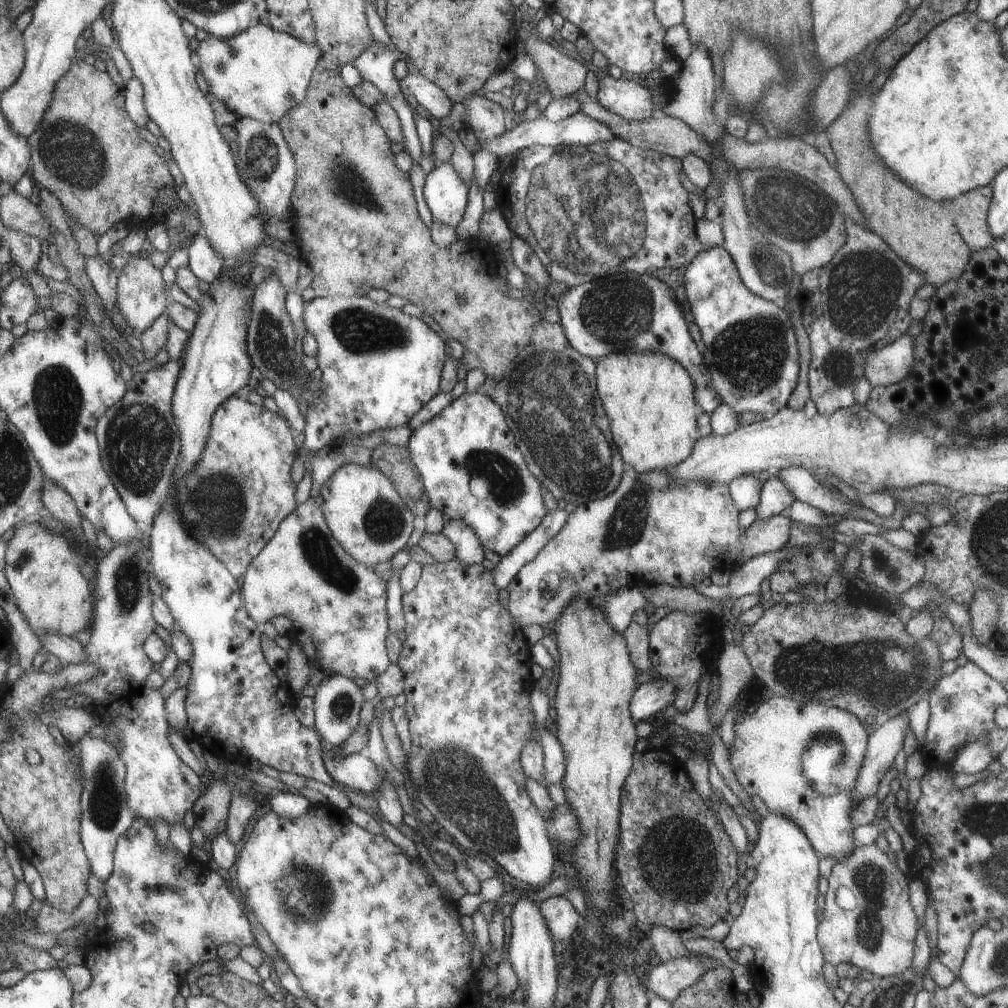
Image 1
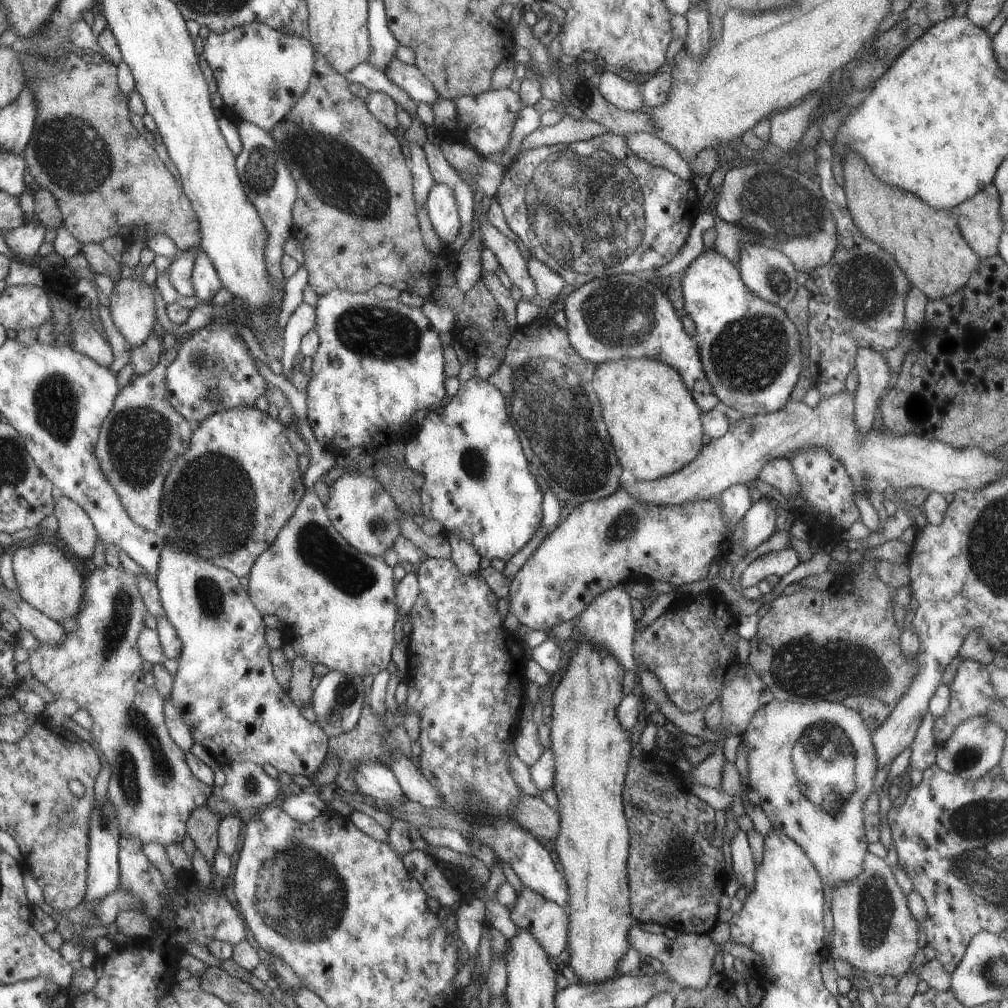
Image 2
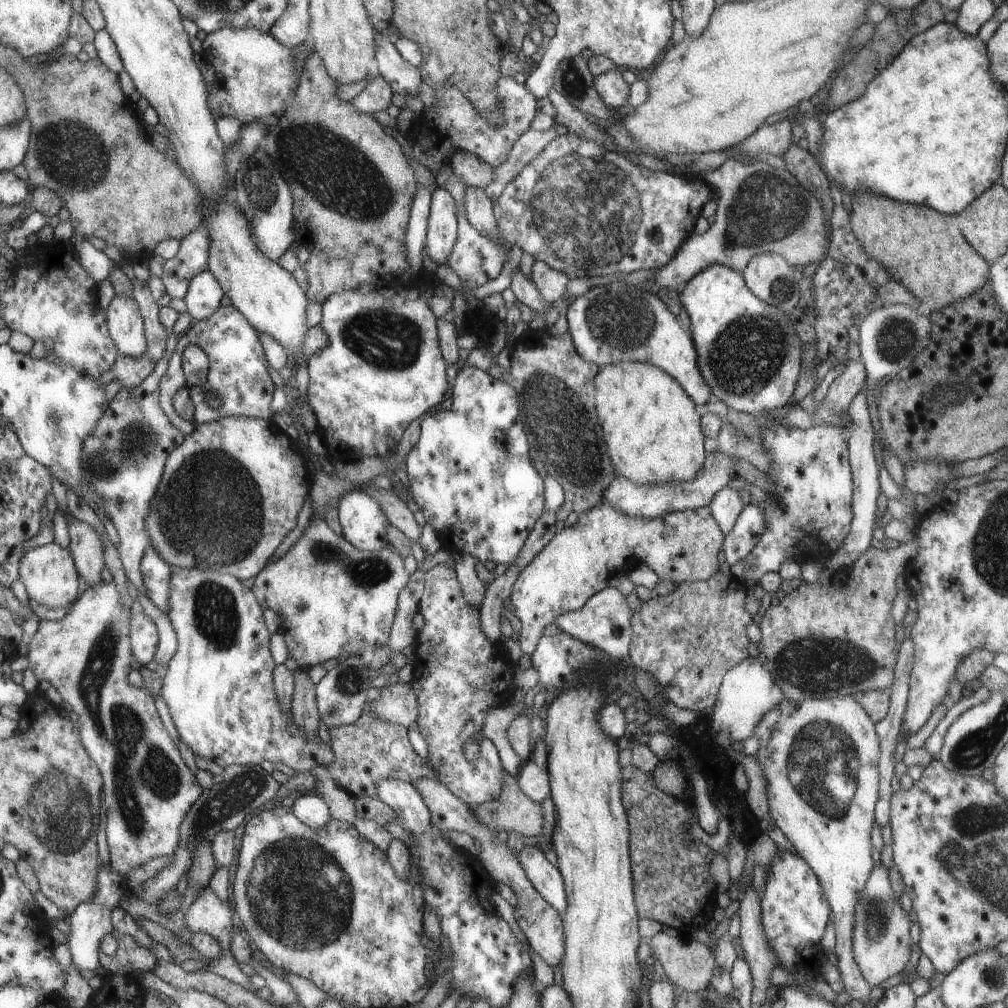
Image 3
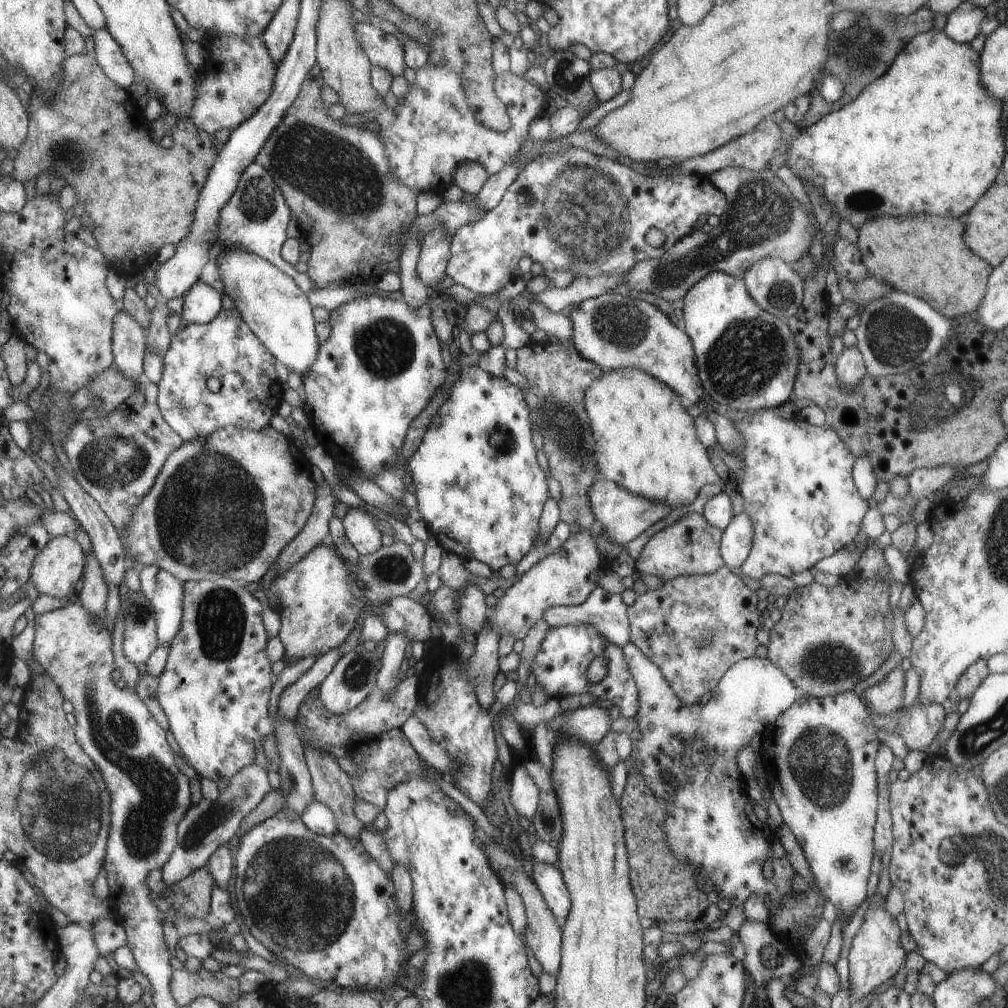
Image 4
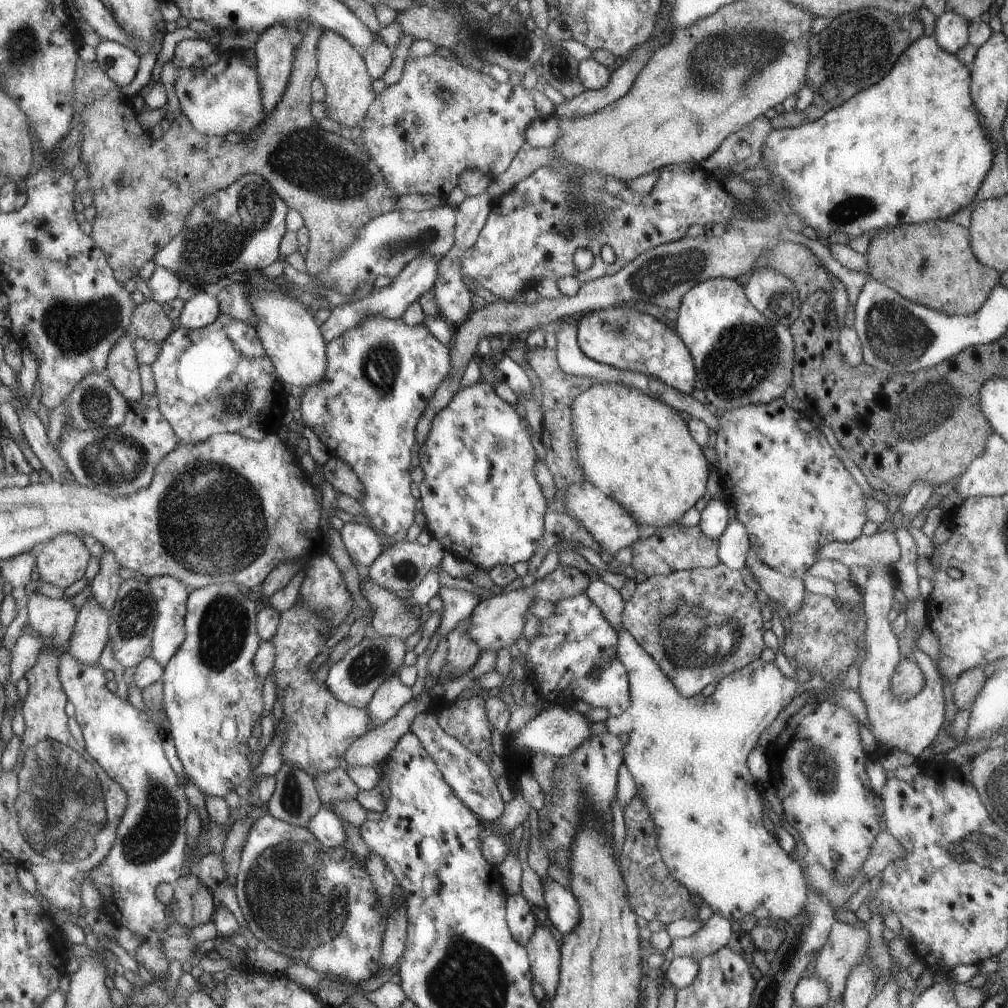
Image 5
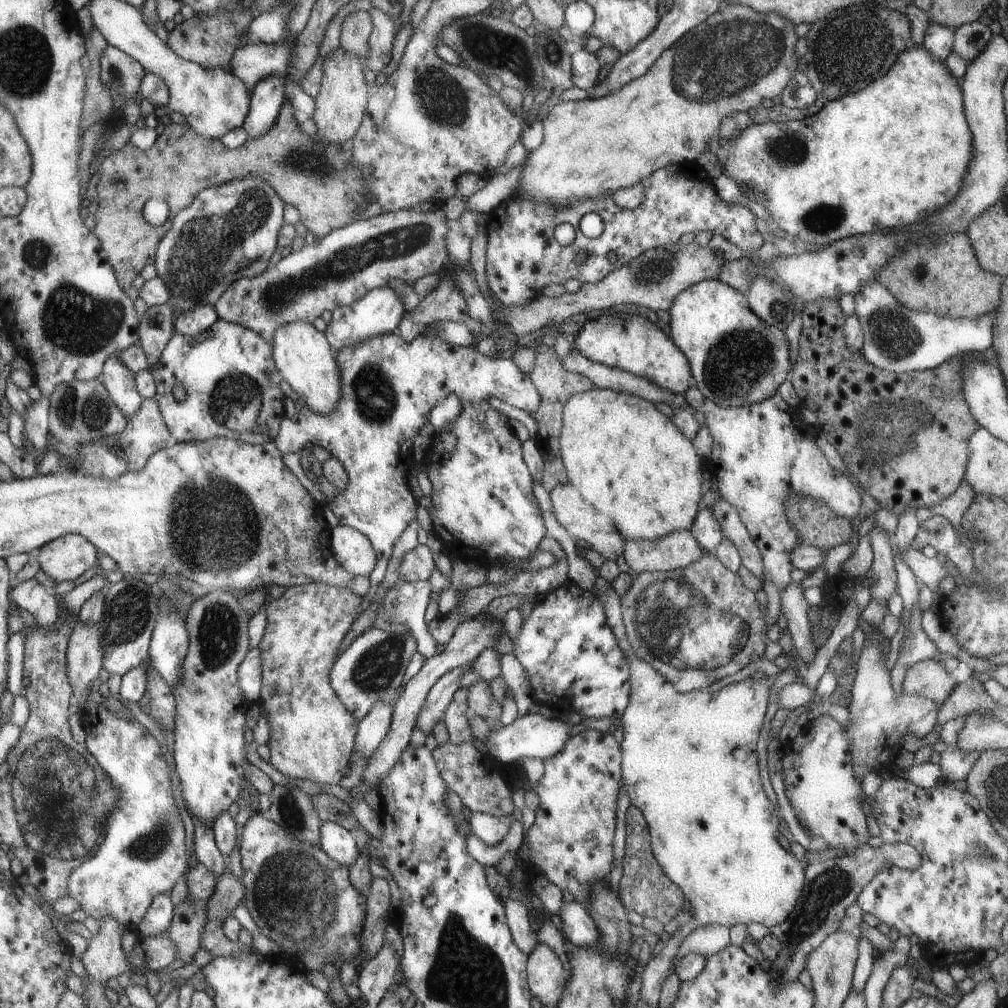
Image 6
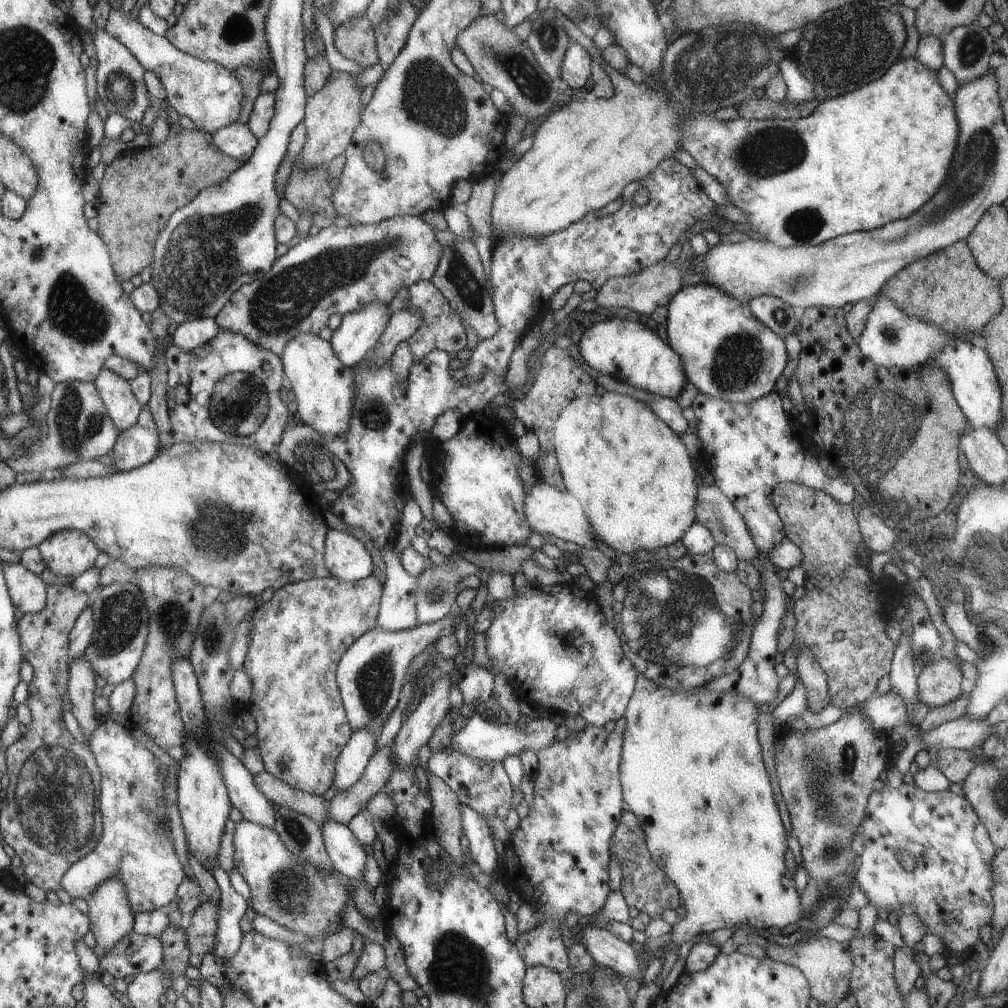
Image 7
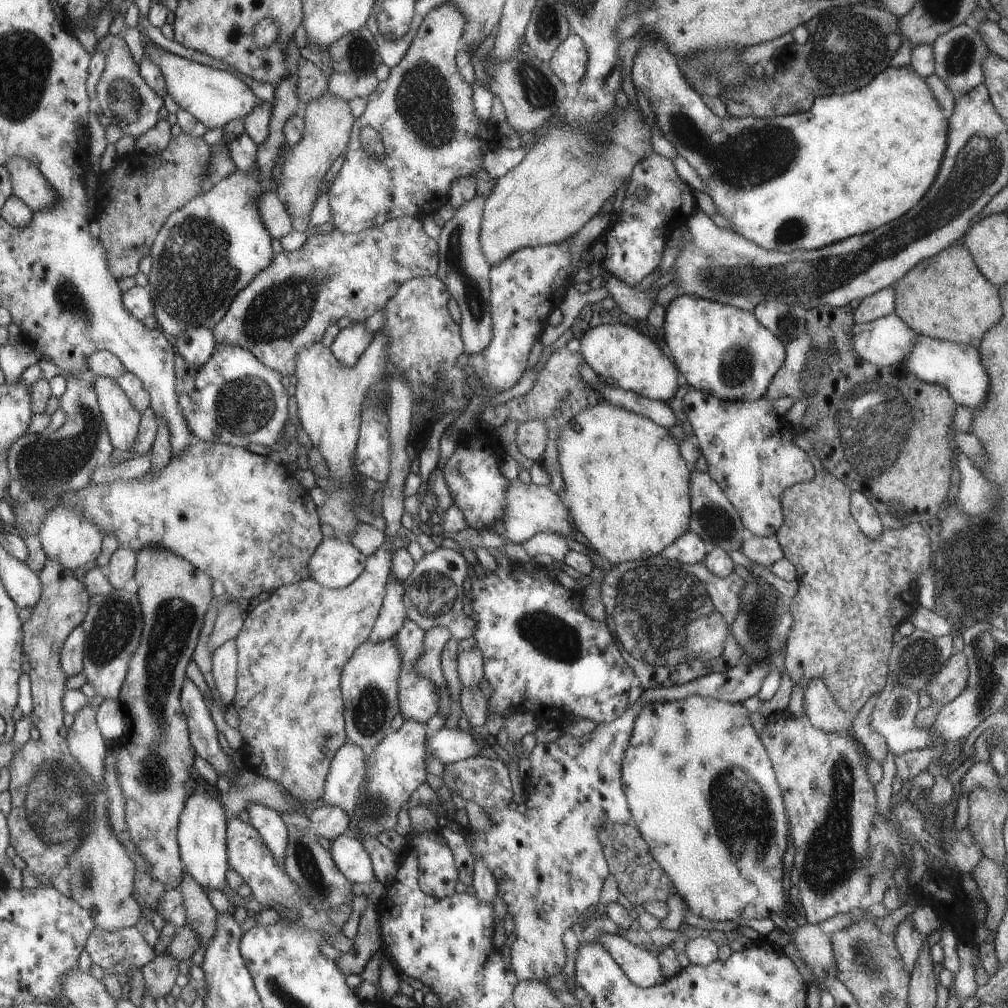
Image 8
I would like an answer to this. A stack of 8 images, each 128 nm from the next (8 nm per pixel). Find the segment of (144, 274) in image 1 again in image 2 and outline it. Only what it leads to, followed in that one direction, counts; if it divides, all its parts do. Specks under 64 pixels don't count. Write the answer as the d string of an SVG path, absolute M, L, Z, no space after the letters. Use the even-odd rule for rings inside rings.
M136 276L121 278L110 294L110 314L121 336L135 348L146 342L156 318L153 292L156 286L147 286Z

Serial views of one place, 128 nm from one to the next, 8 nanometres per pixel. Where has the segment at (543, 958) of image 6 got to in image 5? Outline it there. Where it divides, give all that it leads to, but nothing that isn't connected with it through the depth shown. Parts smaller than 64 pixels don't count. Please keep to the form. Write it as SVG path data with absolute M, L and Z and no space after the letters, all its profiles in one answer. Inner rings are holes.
M539 920L524 948L528 954L532 980L541 986L544 996L551 1000L559 982L560 945Z

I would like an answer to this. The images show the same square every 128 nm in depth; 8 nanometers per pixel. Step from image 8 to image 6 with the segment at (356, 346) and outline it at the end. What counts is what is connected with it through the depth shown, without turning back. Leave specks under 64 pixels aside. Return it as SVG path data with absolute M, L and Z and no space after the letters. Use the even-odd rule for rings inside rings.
M387 286L371 289L350 305L341 305L334 308L323 334L328 339L329 346L332 347L333 352L336 352L342 346L362 341L365 337L391 331L396 332L397 325L405 312L399 295L393 289Z

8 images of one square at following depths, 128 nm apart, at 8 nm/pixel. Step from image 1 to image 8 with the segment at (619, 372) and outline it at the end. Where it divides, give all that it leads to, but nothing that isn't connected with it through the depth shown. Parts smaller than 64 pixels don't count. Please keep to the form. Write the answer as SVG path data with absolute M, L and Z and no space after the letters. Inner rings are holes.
M592 400L591 404L580 408L571 418L562 418L562 425L558 430L557 448L559 451L558 461L560 464L560 473L564 480L564 487L559 495L563 503L570 510L574 518L575 528L585 536L593 550L597 551L603 558L606 558L611 564L618 565L623 561L636 561L639 559L650 559L670 545L676 538L679 538L688 530L692 507L689 502L688 480L689 470L685 468L685 460L679 456L677 442L671 438L667 432L668 428L661 428L661 425L653 422L645 416L638 415L623 407L612 405L605 400Z

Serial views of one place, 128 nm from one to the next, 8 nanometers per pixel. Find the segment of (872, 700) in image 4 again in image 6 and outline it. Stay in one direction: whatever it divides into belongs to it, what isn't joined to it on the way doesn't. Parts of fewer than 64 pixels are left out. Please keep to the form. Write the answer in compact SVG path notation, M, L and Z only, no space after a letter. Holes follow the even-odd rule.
M923 659L905 671L900 690L905 696L921 696L941 704L955 684L949 673L943 669L942 662Z

